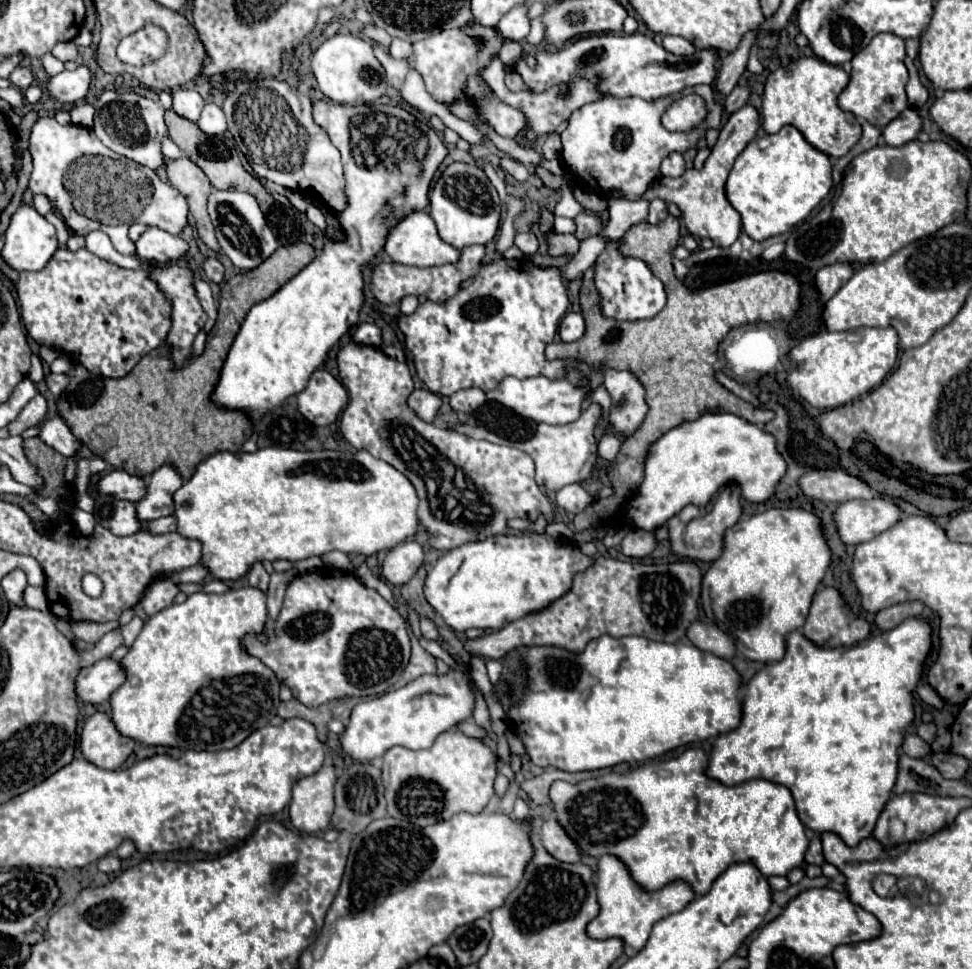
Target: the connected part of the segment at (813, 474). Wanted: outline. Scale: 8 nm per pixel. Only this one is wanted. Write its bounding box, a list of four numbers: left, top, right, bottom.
[801,468,875,502]

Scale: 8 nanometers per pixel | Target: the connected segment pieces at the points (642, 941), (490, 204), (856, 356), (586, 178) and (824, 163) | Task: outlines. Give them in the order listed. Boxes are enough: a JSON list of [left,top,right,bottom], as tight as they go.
[[587,854,697,950],[429,162,501,248],[789,326,899,408],[561,86,723,200],[725,126,833,240]]

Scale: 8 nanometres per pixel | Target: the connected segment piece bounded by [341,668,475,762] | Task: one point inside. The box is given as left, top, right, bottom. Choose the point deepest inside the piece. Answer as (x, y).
(413, 716)

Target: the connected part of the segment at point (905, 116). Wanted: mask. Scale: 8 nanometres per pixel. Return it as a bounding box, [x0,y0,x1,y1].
[883,108,921,146]

